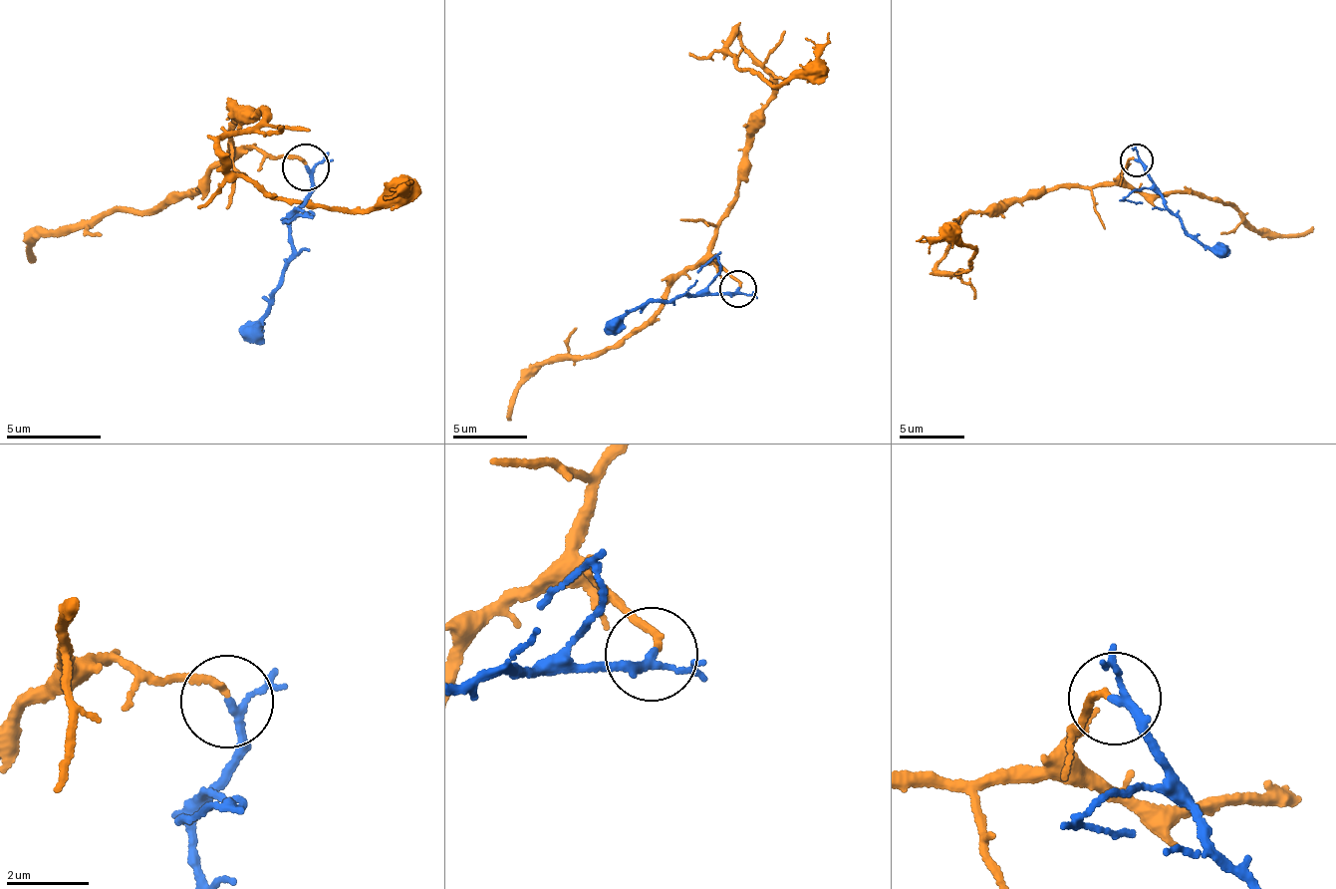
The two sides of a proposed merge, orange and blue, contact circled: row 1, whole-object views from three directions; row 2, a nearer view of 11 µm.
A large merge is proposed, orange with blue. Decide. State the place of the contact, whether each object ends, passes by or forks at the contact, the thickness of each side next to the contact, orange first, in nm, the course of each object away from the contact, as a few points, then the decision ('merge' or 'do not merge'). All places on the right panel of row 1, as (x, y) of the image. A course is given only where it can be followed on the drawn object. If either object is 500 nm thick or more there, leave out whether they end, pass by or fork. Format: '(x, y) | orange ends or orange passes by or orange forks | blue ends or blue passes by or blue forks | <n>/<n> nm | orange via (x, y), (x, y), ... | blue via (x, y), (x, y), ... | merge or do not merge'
(1136, 159) | orange ends | blue passes by | 160/150 nm | orange via (1135, 159), (1102, 184), (967, 215), (938, 266), (967, 270), (974, 247), (956, 236), (916, 241) | blue via (1137, 159), (1166, 206), (1185, 229), (1202, 245), (1230, 248) | merge

